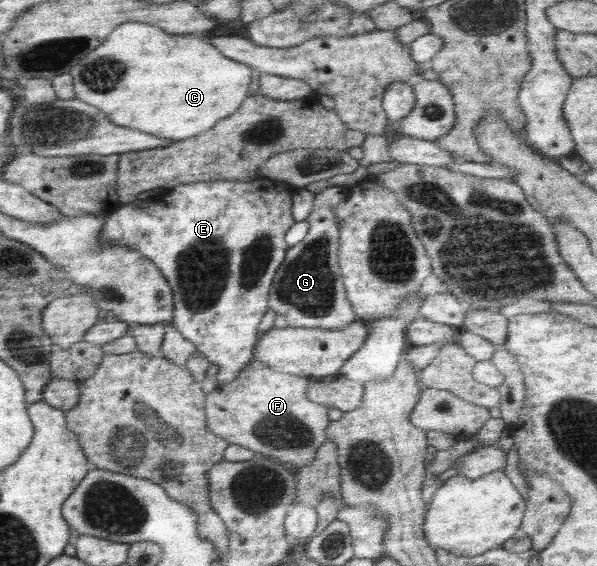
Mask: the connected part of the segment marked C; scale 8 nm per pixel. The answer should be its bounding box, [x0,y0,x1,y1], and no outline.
[69,22,254,142]

